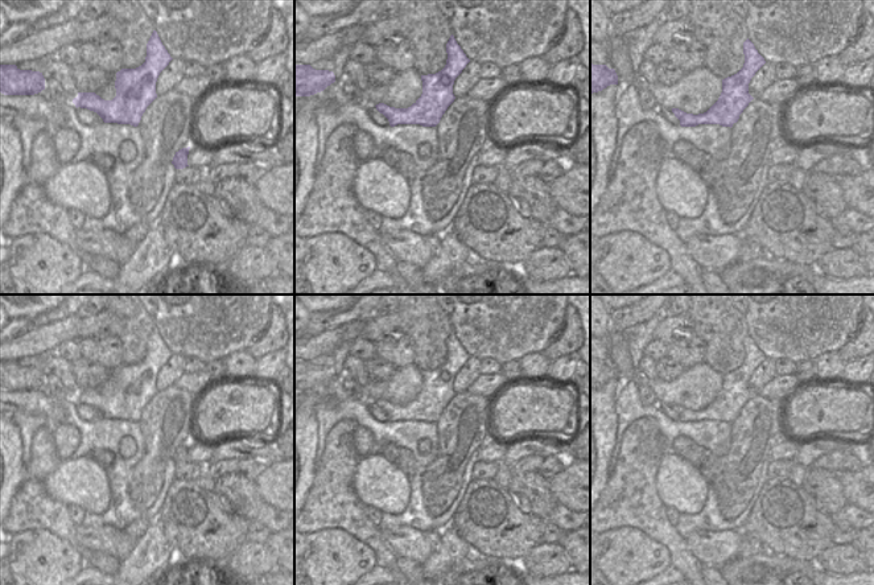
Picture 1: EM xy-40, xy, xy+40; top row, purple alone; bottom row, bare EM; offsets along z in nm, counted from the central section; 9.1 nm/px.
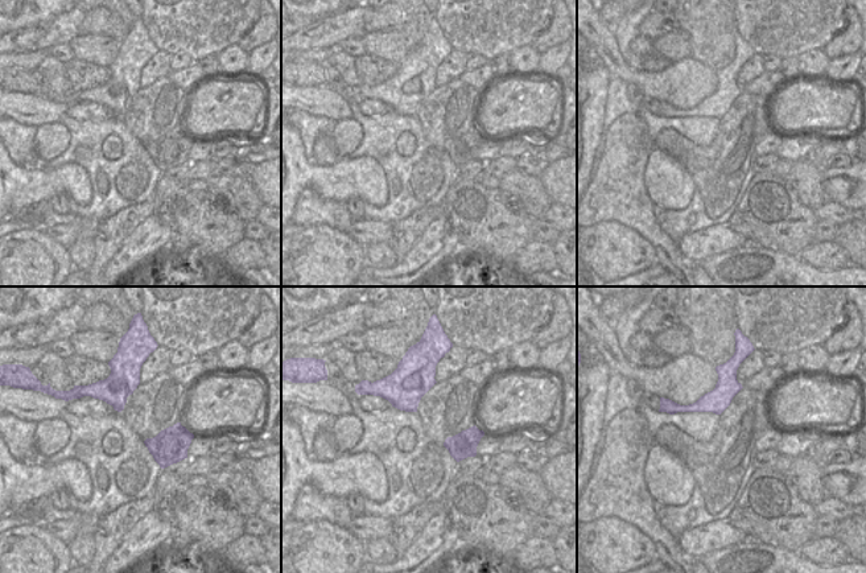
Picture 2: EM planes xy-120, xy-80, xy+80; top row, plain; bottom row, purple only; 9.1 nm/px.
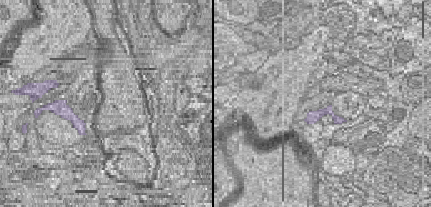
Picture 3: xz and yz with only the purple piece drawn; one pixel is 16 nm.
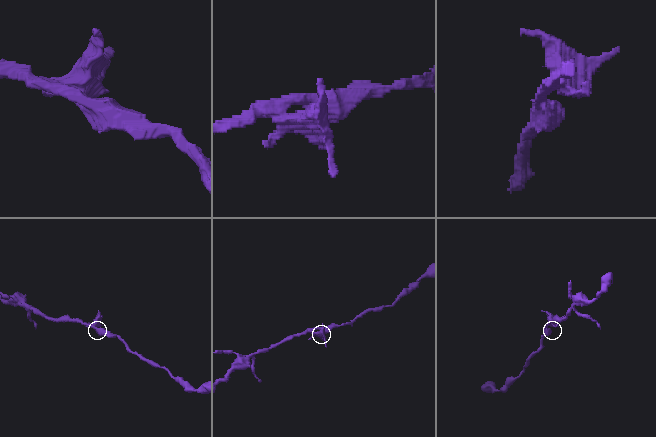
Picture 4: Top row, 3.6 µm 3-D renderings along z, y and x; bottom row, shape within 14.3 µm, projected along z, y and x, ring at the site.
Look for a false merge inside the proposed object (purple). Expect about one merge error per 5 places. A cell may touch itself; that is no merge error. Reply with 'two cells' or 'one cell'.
one cell

